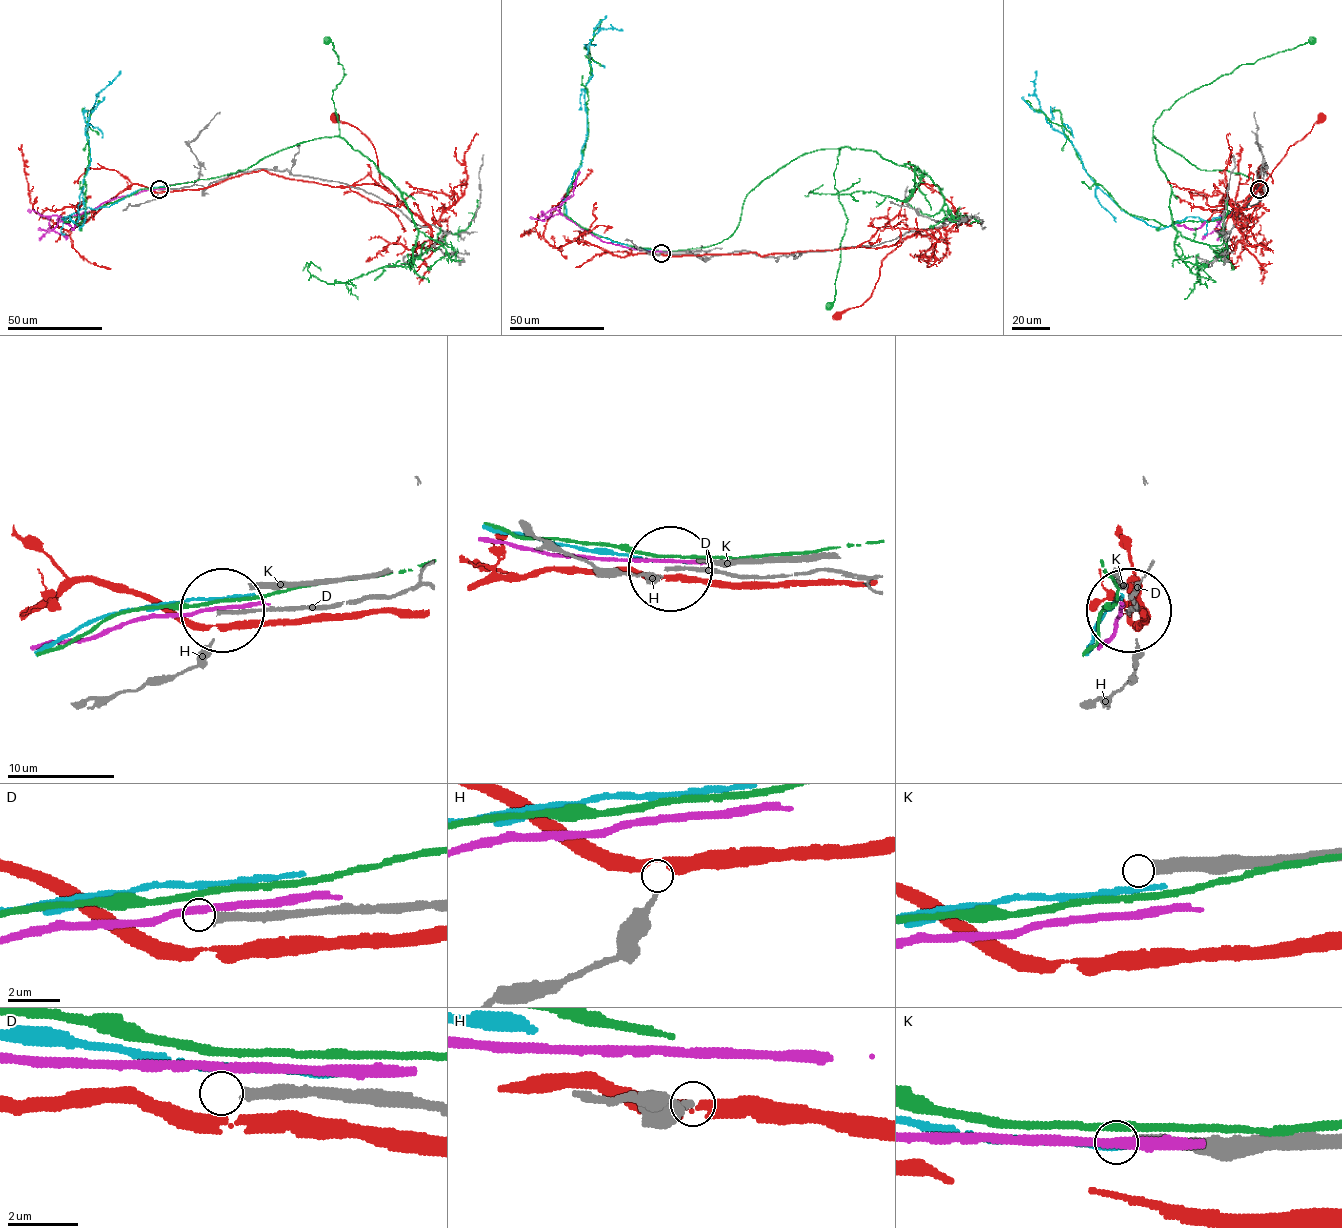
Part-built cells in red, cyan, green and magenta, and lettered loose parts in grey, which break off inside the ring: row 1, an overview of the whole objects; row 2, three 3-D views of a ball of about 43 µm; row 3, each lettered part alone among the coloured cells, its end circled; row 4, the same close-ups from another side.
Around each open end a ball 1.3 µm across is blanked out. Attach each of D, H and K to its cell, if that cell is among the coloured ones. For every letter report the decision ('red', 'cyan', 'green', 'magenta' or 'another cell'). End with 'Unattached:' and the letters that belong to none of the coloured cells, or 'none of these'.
D: another cell
H: red
K: another cell
Unattached: D, K

